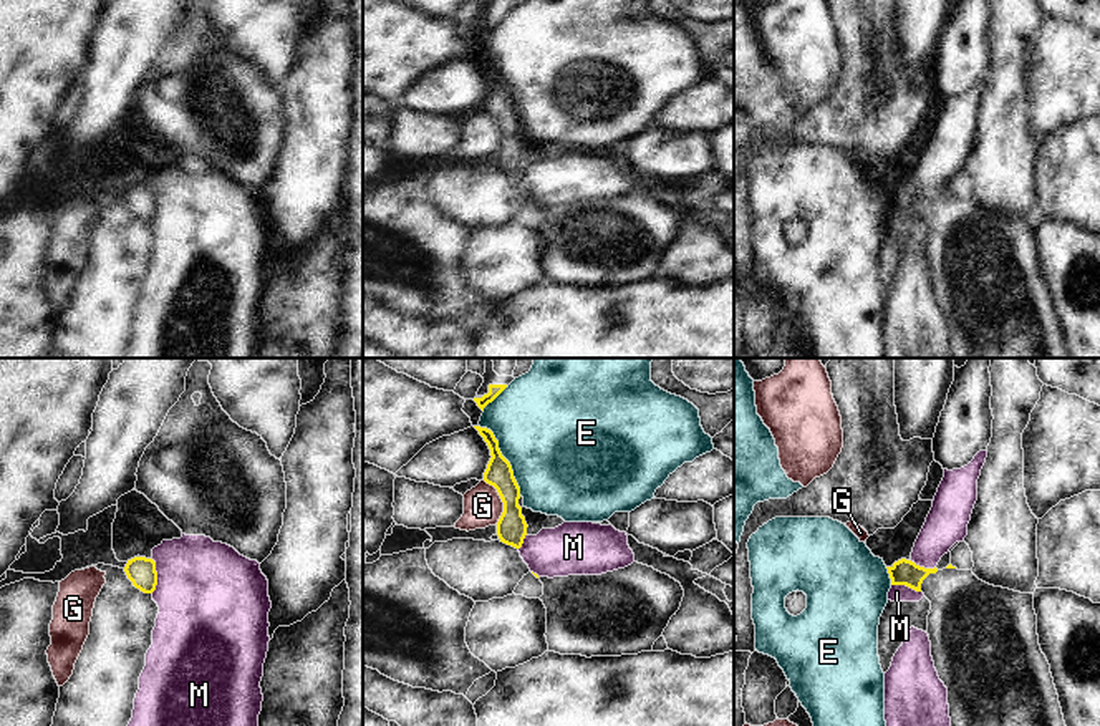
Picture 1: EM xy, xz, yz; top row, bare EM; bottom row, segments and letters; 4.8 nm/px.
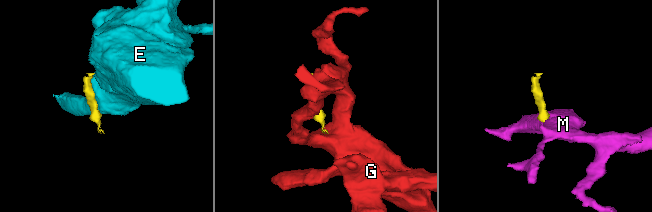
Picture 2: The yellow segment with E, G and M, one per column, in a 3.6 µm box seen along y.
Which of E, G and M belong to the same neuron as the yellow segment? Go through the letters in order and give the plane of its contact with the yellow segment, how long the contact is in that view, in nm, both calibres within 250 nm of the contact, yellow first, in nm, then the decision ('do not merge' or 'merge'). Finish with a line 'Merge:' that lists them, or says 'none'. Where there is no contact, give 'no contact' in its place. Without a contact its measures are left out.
E: meets yellow in xz; contact 400 nm long; 130 nm thick on the yellow side, 480 nm on the other; do not merge
G: meets yellow in xz; contact 240 nm long; 140 nm thick on the yellow side, 190 nm on the other; do not merge
M: meets yellow in xy; contact 170 nm long; 140 nm thick on the yellow side, 480 nm on the other; do not merge
Merge: none

